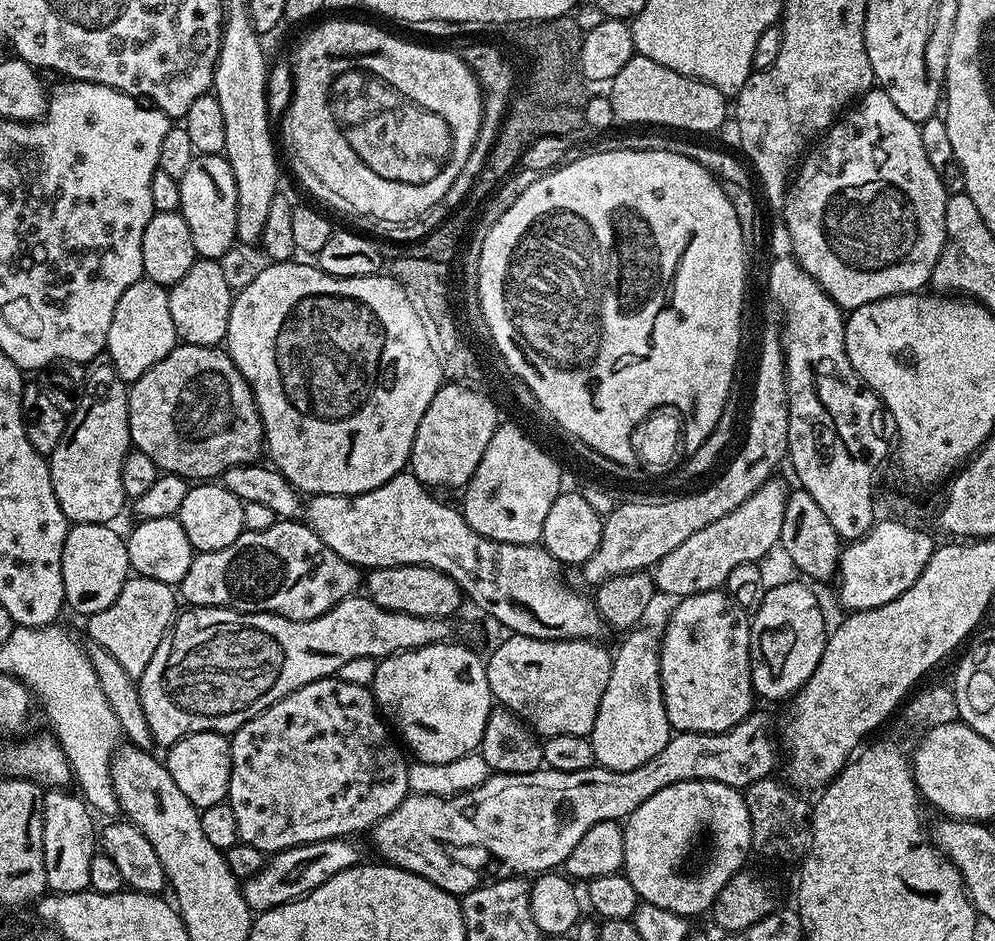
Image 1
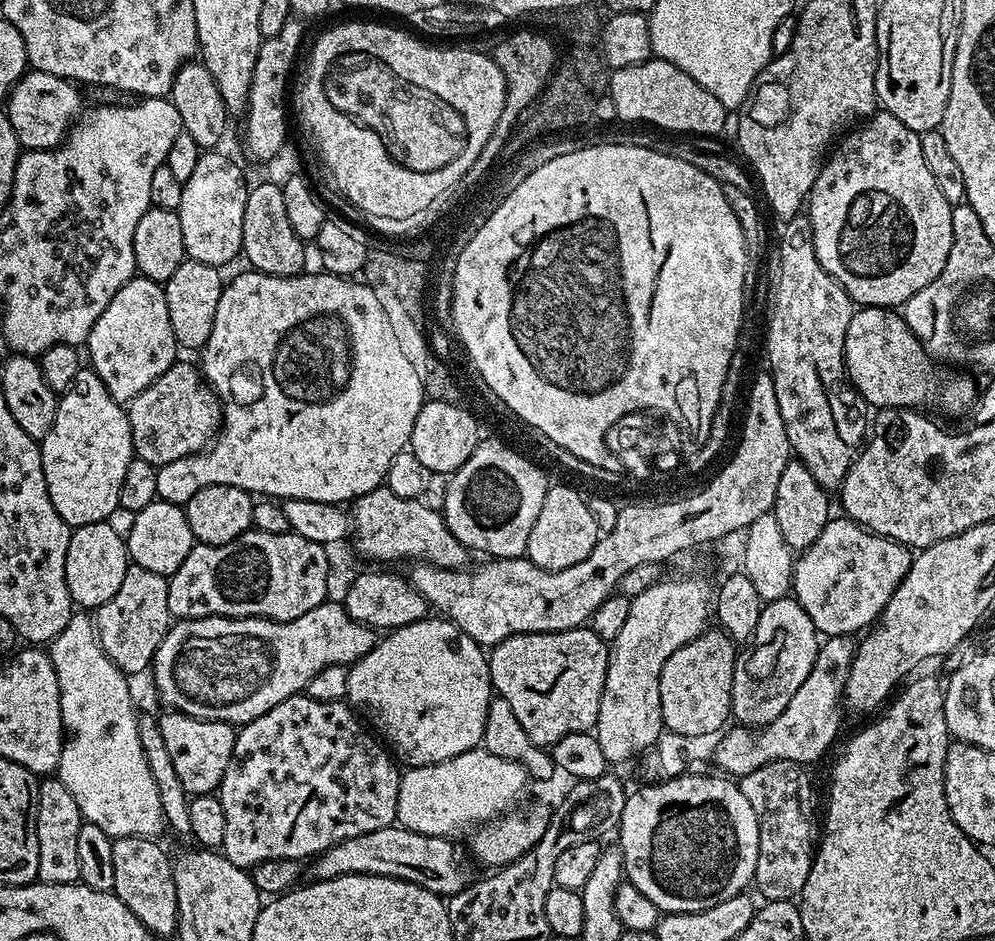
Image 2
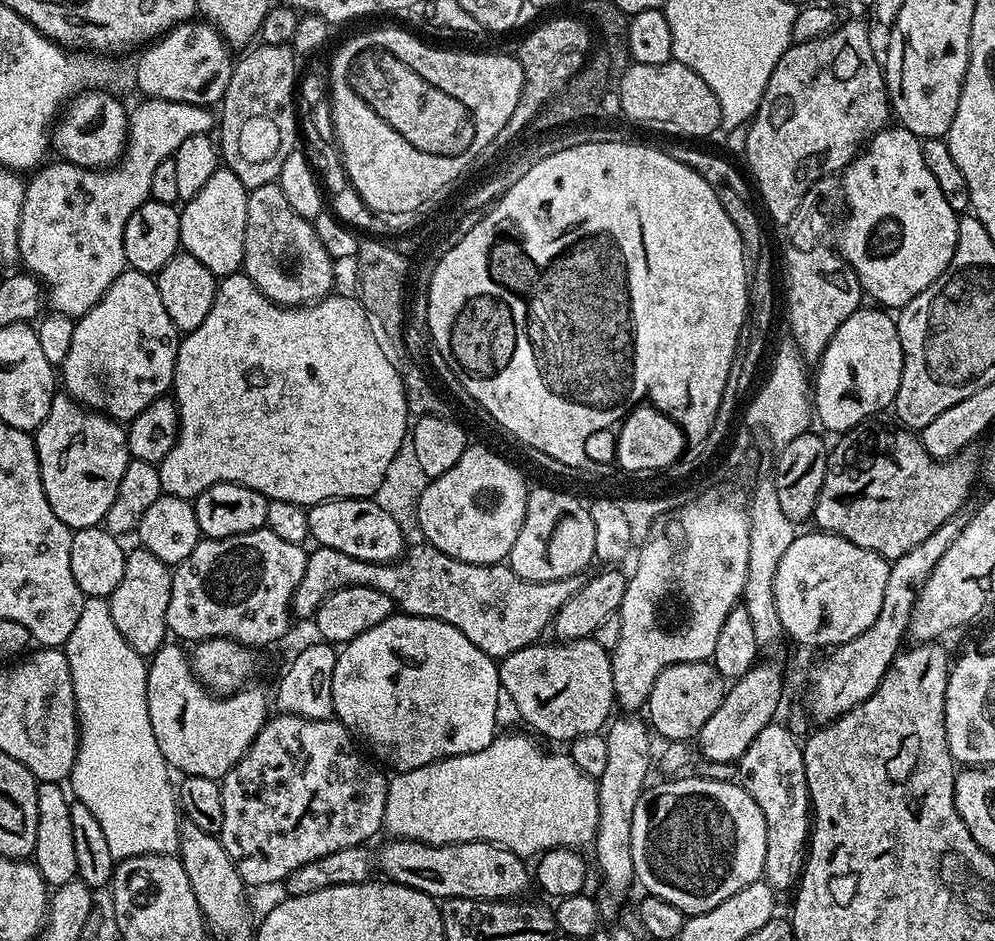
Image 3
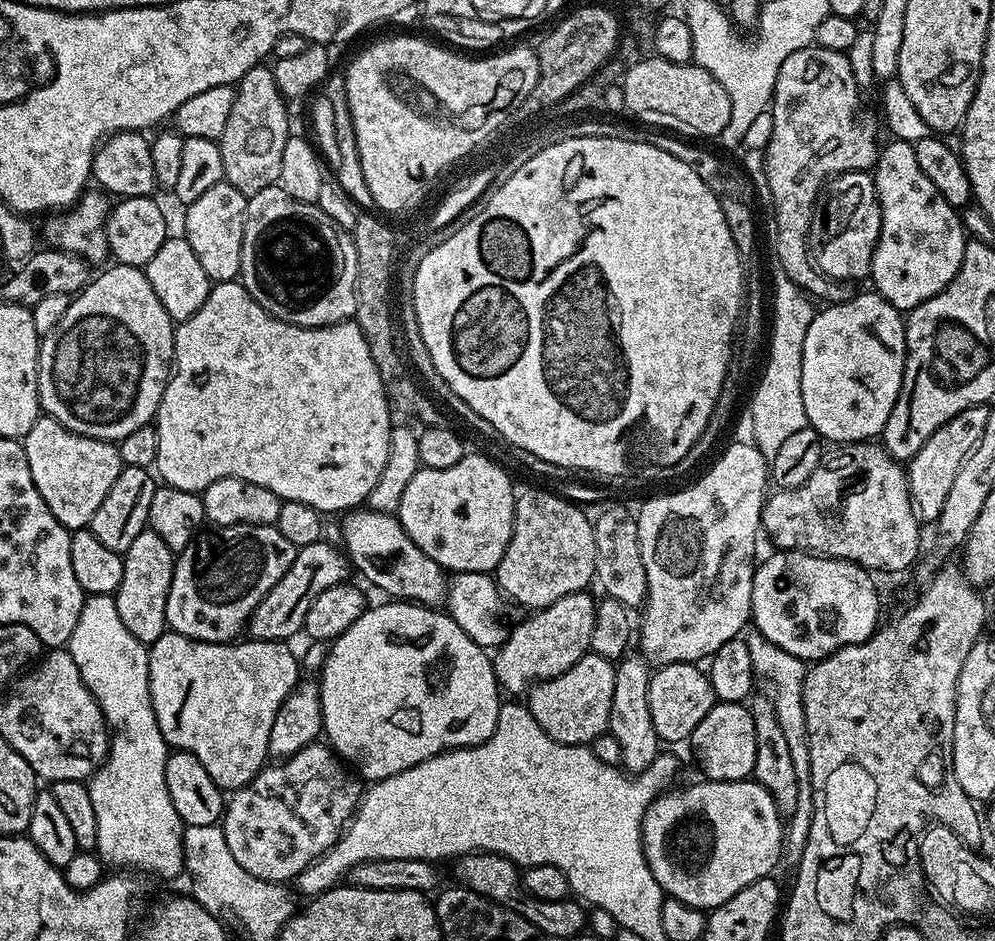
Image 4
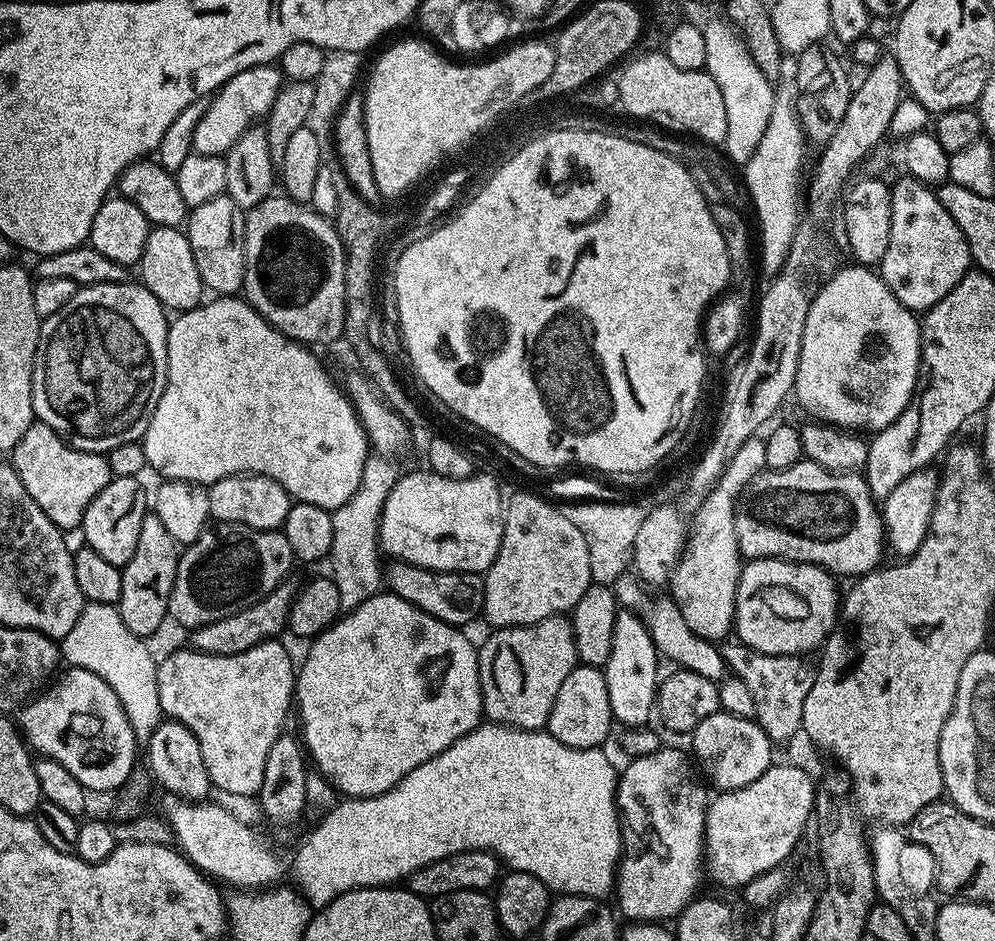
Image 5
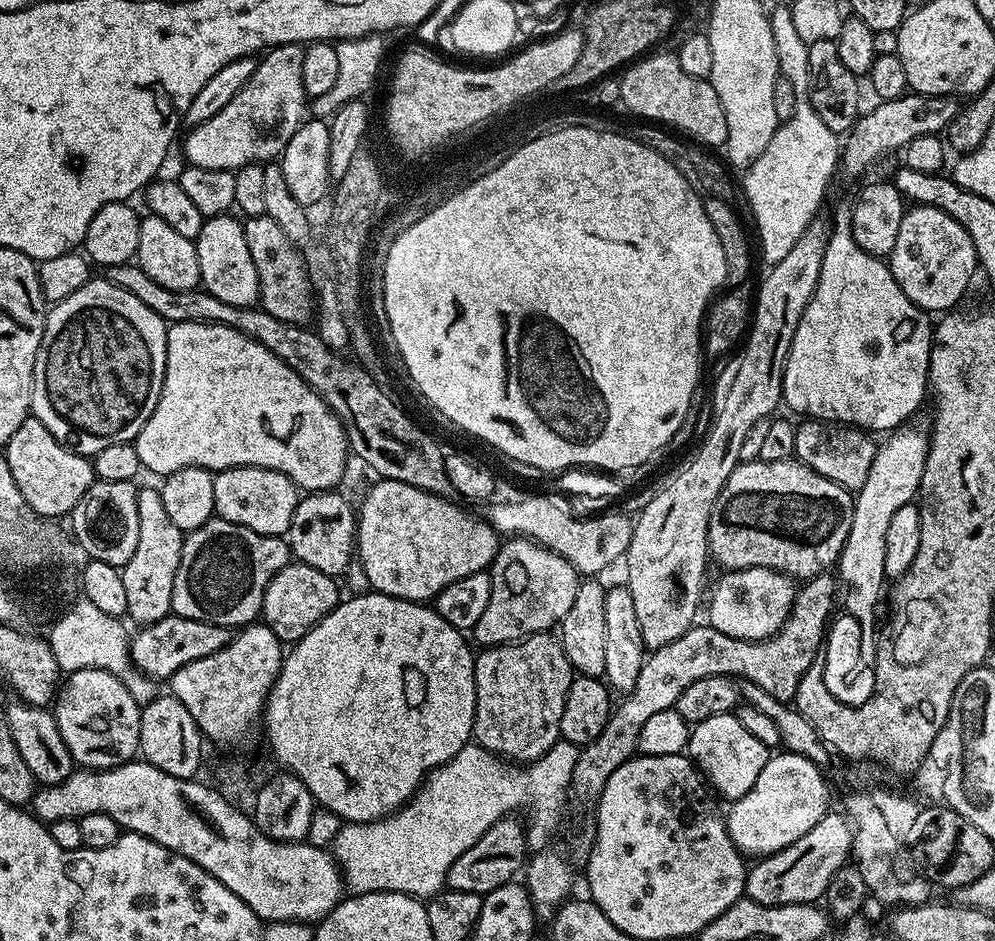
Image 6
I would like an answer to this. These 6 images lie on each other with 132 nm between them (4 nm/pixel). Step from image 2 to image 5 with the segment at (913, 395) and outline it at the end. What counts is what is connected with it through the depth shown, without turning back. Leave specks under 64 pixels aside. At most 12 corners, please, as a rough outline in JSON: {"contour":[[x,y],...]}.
{"contour":[[879,271],[827,277],[794,396],[875,434],[920,377],[921,321]]}

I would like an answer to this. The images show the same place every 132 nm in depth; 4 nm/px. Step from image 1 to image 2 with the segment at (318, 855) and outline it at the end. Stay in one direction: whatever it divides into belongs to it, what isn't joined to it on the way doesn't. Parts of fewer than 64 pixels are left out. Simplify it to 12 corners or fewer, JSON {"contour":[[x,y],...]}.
{"contour":[[393,826],[315,857],[316,880],[389,876],[438,897],[470,882],[446,836]]}

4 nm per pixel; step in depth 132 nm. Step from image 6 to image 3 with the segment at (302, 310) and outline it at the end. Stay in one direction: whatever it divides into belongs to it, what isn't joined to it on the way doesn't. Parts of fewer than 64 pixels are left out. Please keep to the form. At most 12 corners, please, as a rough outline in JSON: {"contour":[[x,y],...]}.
{"contour":[[279,183],[251,189],[242,271],[285,308],[323,300],[337,265]]}

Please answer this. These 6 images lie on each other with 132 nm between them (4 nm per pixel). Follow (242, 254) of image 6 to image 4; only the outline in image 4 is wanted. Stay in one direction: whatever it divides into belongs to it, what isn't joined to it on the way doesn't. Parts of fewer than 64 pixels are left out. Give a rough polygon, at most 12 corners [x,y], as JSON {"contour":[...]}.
{"contour":[[221,182],[187,205],[183,235],[209,280],[240,275],[248,197]]}

